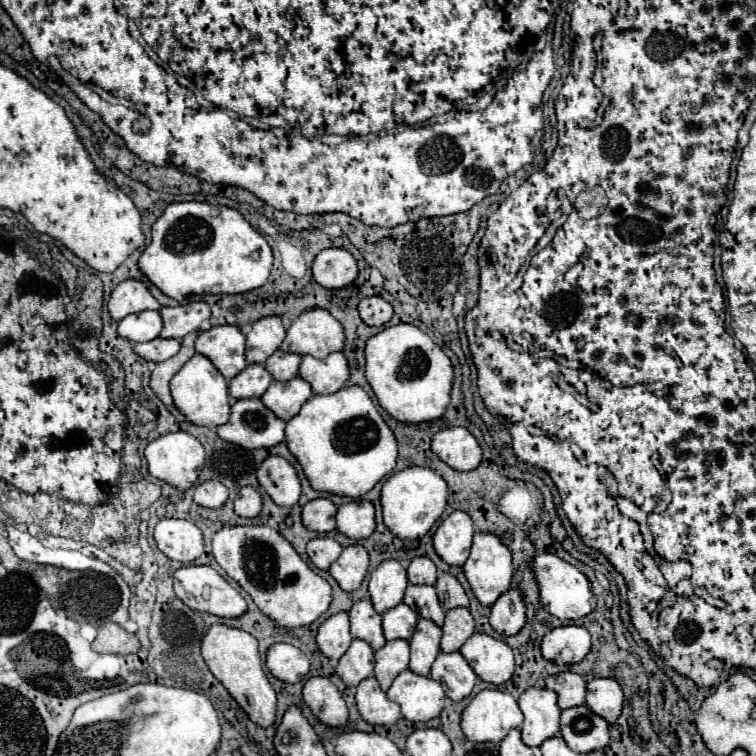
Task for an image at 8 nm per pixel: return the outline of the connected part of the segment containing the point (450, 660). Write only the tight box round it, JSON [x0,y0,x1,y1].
[430,652,476,702]

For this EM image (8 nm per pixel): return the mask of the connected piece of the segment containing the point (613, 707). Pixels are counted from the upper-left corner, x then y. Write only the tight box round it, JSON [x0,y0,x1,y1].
[586,678,622,724]

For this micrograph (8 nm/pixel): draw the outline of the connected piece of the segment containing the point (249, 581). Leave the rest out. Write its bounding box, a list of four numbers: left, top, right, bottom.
[212,526,332,628]

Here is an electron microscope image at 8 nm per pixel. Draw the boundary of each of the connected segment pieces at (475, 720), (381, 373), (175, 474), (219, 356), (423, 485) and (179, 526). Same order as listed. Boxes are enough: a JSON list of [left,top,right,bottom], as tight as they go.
[[462,690,524,742],[366,324,454,424],[144,432,204,490],[194,326,246,380],[380,468,448,538],[154,518,204,562]]

